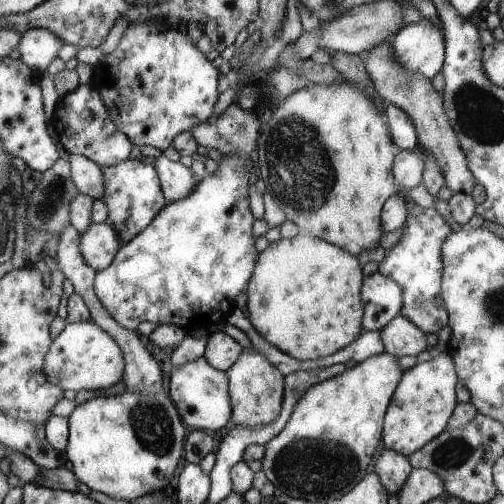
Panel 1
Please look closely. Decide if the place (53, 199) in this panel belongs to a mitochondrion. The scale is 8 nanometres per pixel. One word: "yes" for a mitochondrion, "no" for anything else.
yes

